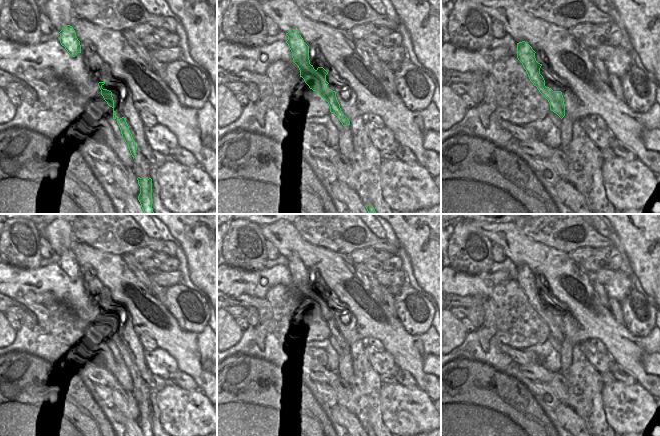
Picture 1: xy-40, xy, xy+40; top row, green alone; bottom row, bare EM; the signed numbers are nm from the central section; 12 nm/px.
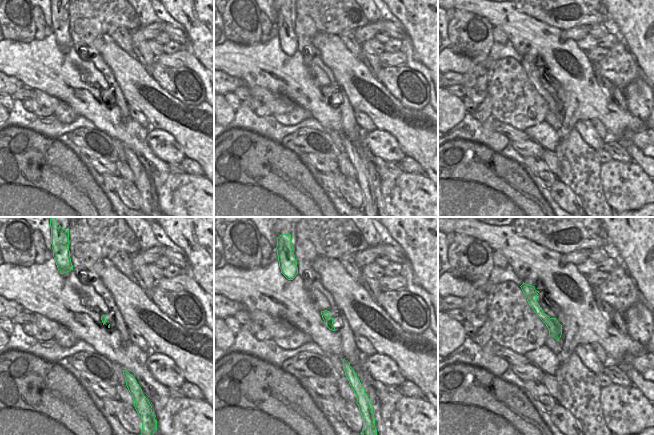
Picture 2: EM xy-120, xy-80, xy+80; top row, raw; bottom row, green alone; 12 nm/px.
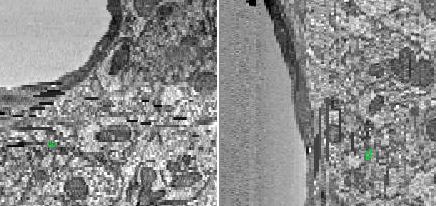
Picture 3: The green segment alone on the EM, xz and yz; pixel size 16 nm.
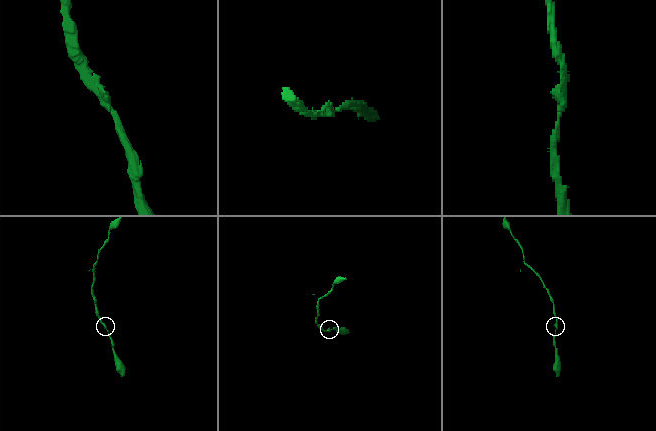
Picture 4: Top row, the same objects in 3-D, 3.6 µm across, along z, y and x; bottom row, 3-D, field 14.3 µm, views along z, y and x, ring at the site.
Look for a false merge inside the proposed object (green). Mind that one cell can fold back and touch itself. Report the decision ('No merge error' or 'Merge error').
No merge error

